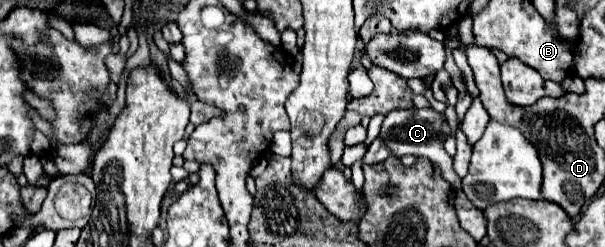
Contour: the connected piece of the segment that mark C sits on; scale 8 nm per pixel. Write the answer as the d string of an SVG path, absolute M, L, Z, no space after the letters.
M409 108L409 110L391 110L381 126L381 138L385 140L385 144L391 148L393 156L405 156L405 154L413 154L413 156L427 156L429 160L435 160L435 164L439 164L443 168L443 174L447 176L447 180L451 180L451 186L455 190L461 188L461 178L453 172L451 164L453 158L445 152L443 148L443 140L445 140L445 126L449 126L447 118L443 112L437 112L435 108Z

